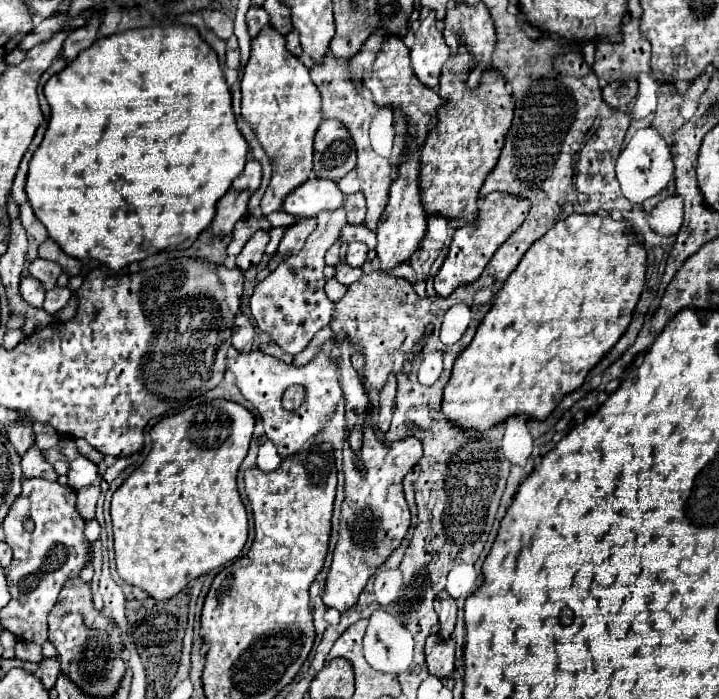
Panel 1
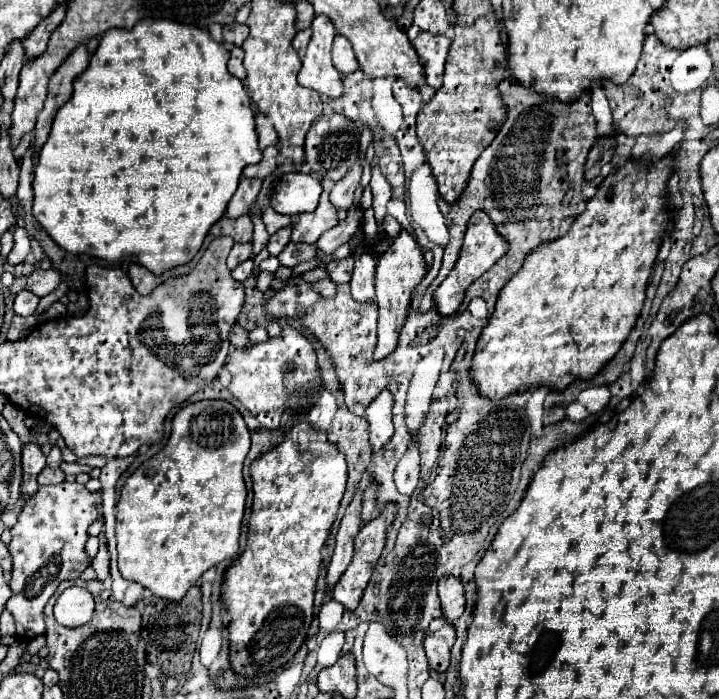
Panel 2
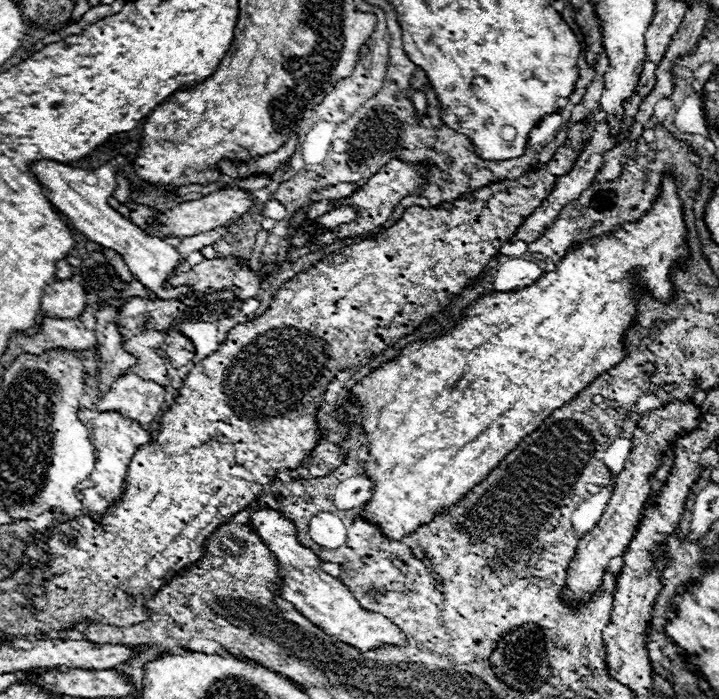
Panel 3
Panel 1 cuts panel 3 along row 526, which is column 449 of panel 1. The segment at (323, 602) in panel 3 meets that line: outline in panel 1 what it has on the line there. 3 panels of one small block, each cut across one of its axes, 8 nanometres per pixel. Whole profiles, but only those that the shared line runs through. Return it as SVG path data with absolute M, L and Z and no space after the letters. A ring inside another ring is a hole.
M492 192L492 194L484 196L482 200L478 200L476 224L462 226L456 230L450 252L448 252L438 276L434 278L434 288L436 288L438 296L448 298L458 286L466 286L466 284L478 280L478 276L482 274L482 270L486 268L486 264L490 262L494 252L522 226L522 222L528 216L528 210L530 210L528 200L520 200L520 198L516 200L514 196L500 194L500 192Z

